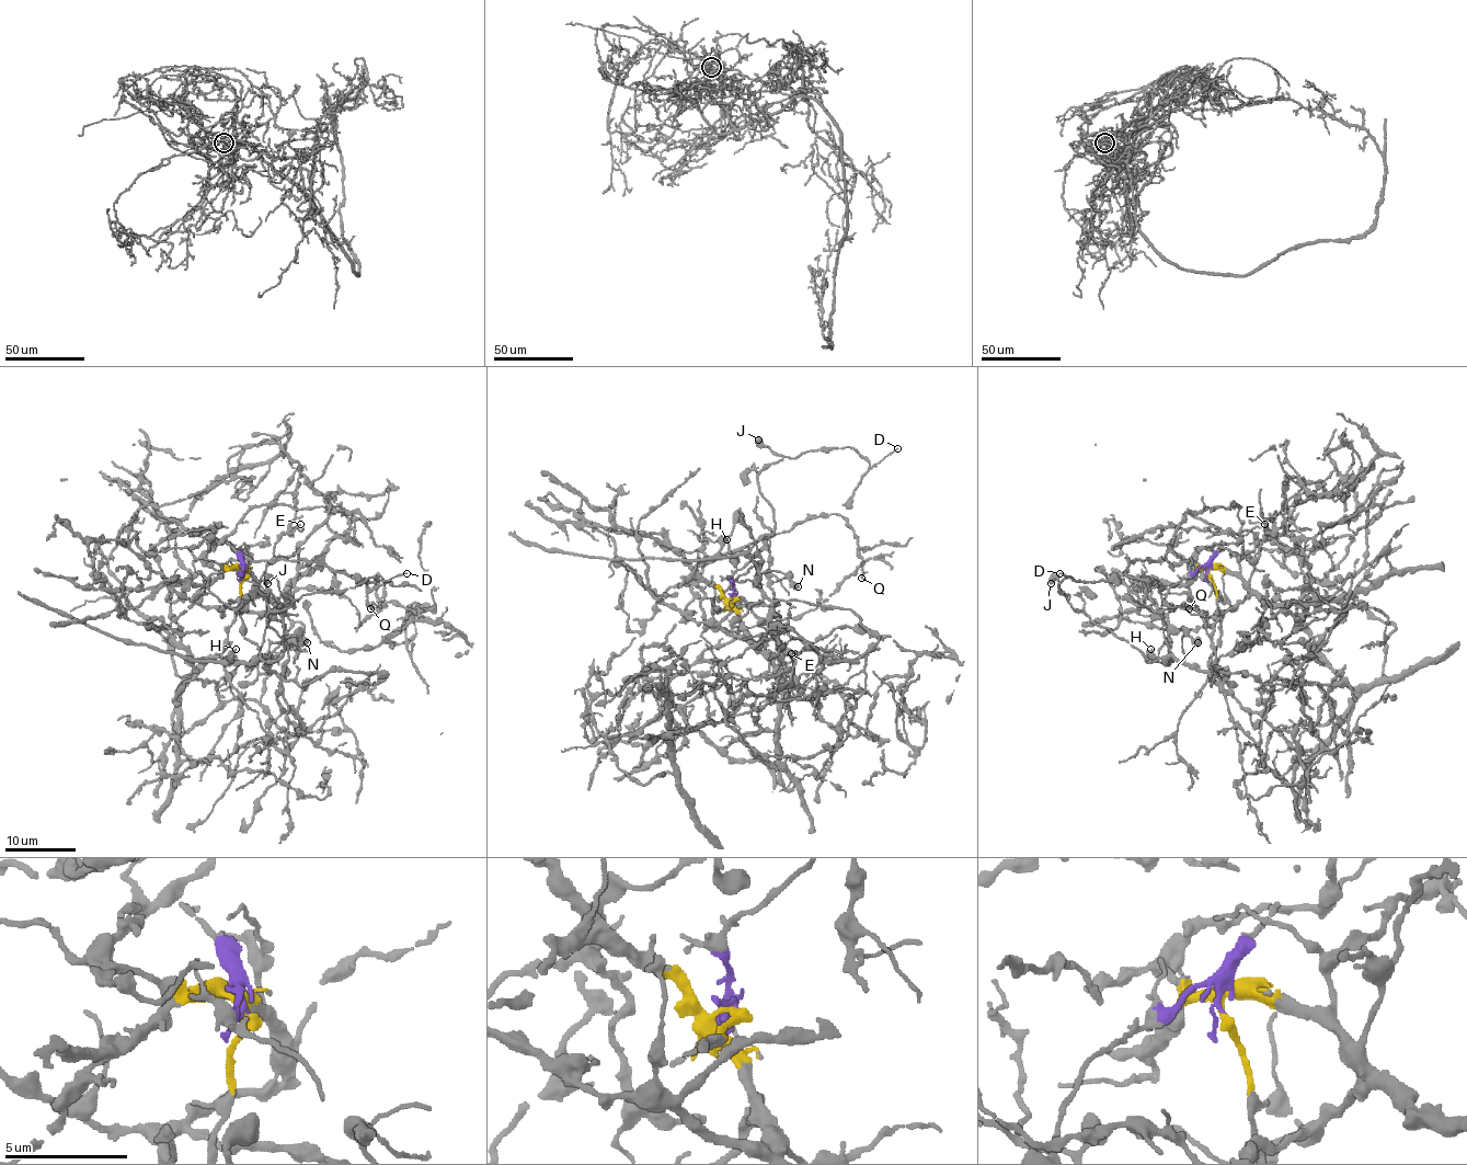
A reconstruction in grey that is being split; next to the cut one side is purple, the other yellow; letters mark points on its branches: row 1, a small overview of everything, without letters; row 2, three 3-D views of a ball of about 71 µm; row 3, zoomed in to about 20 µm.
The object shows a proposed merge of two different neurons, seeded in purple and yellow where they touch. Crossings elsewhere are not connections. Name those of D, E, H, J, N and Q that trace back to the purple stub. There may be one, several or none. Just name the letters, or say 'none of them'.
D, H, J, N

